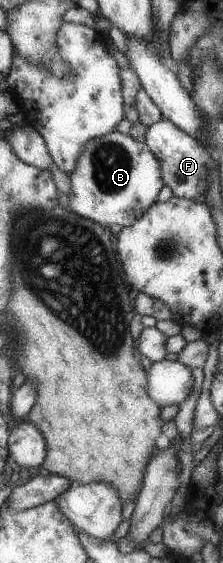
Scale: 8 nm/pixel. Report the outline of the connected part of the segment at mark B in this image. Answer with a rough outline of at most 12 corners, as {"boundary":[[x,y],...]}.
{"boundary":[[117,131],[83,144],[70,211],[127,227],[164,186],[143,141]]}

